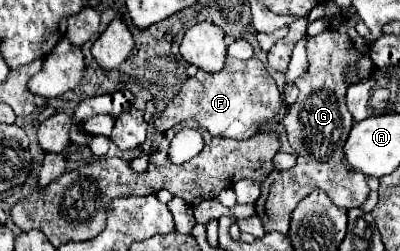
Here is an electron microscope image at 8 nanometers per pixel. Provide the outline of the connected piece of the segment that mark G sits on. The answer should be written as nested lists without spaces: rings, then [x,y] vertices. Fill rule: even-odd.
[[[357,17],[341,19],[339,31],[327,29],[317,37],[309,37],[307,41],[309,69],[305,75],[295,79],[295,85],[299,87],[299,97],[283,117],[289,143],[297,153],[297,163],[287,171],[273,169],[261,183],[261,197],[255,201],[255,211],[261,217],[265,231],[279,231],[287,235],[289,217],[295,205],[303,197],[307,197],[311,189],[325,191],[332,202],[343,209],[359,207],[367,199],[369,187],[365,183],[365,175],[347,169],[341,161],[343,141],[347,139],[347,133],[353,125],[353,117],[345,103],[347,85],[343,79],[343,65],[347,65],[347,61],[355,61],[355,65],[359,65],[359,73],[363,73],[363,79],[369,77],[373,71],[369,47],[363,37],[355,33],[355,23]]]

